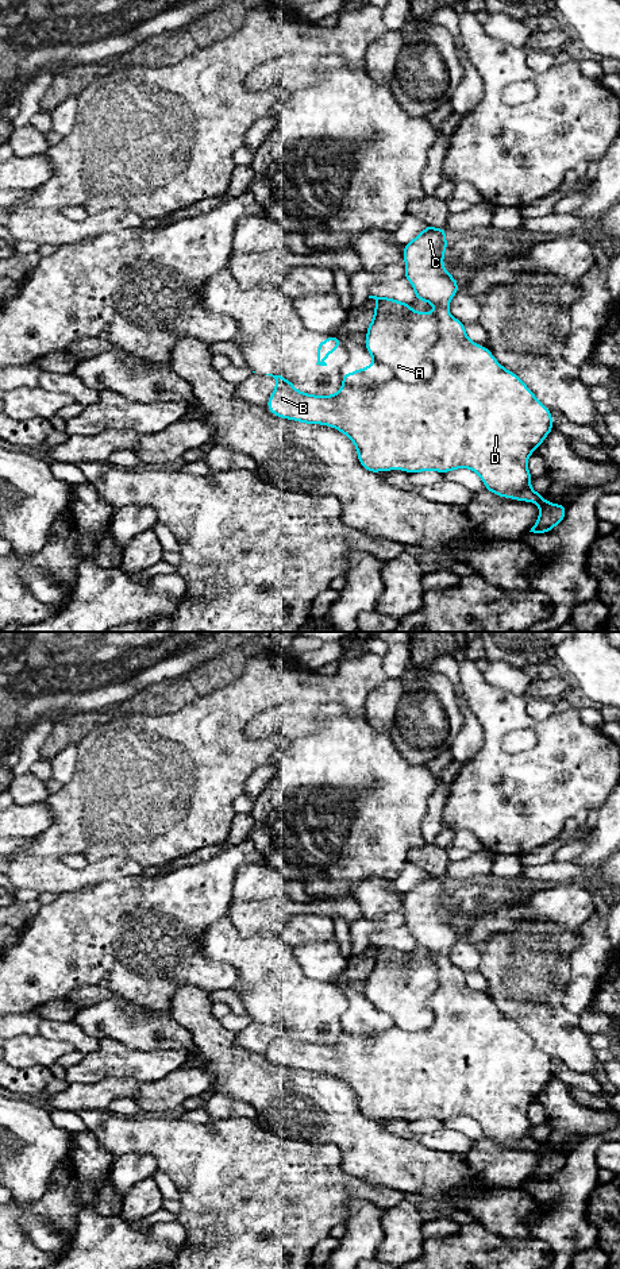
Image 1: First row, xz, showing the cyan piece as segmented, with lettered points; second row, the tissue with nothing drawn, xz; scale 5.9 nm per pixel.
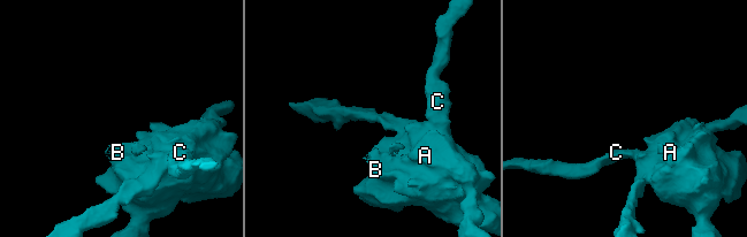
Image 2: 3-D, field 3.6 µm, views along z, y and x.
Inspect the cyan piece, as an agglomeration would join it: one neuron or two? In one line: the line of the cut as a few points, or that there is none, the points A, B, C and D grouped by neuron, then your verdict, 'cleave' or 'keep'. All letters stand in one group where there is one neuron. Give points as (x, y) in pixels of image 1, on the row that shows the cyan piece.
no cut | A B C D | keep

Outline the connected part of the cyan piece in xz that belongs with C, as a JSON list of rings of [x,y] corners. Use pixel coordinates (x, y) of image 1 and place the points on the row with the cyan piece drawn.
[[[425,224],[421,234],[403,246],[407,265],[404,277],[415,289],[416,300],[436,306],[434,313],[412,310],[409,302],[369,296],[377,301],[377,306],[373,310],[373,321],[366,329],[365,347],[376,364],[342,374],[343,385],[334,396],[303,393],[293,387],[292,381],[266,374],[277,381],[266,406],[281,418],[328,425],[343,432],[355,444],[361,466],[370,472],[404,470],[408,474],[419,471],[444,474],[455,468],[470,468],[481,477],[486,490],[493,494],[535,502],[540,508],[539,520],[529,532],[548,533],[565,518],[567,506],[550,504],[529,487],[534,477],[528,472],[527,460],[554,431],[552,416],[515,373],[504,369],[486,347],[473,343],[467,338],[465,324],[448,313],[447,308],[459,285],[443,266],[443,255],[448,247],[446,232],[444,228]]]

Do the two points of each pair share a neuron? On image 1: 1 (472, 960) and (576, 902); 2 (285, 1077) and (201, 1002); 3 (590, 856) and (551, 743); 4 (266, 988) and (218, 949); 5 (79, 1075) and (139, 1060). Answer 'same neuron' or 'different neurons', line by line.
1: different neurons
2: same neuron
3: different neurons
4: same neuron
5: same neuron

